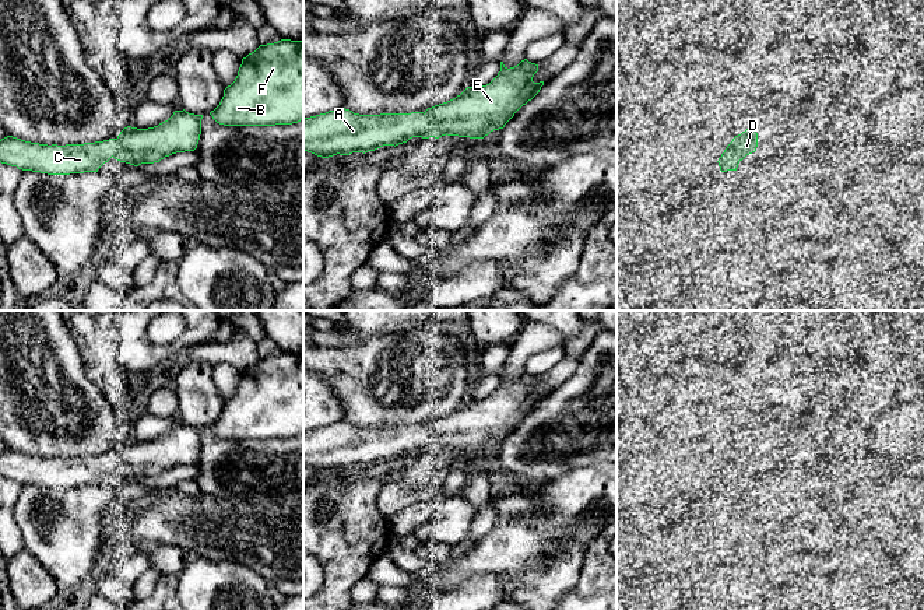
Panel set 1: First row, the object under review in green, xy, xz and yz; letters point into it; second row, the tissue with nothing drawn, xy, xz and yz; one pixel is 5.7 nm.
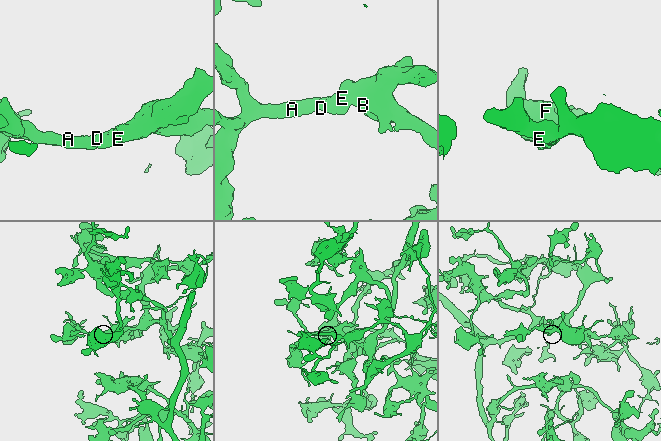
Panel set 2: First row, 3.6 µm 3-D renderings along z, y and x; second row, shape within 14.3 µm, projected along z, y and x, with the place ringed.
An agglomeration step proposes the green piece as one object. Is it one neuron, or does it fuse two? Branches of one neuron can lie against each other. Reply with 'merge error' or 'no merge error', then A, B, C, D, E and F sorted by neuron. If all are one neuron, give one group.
no merge error | A B C D E F

